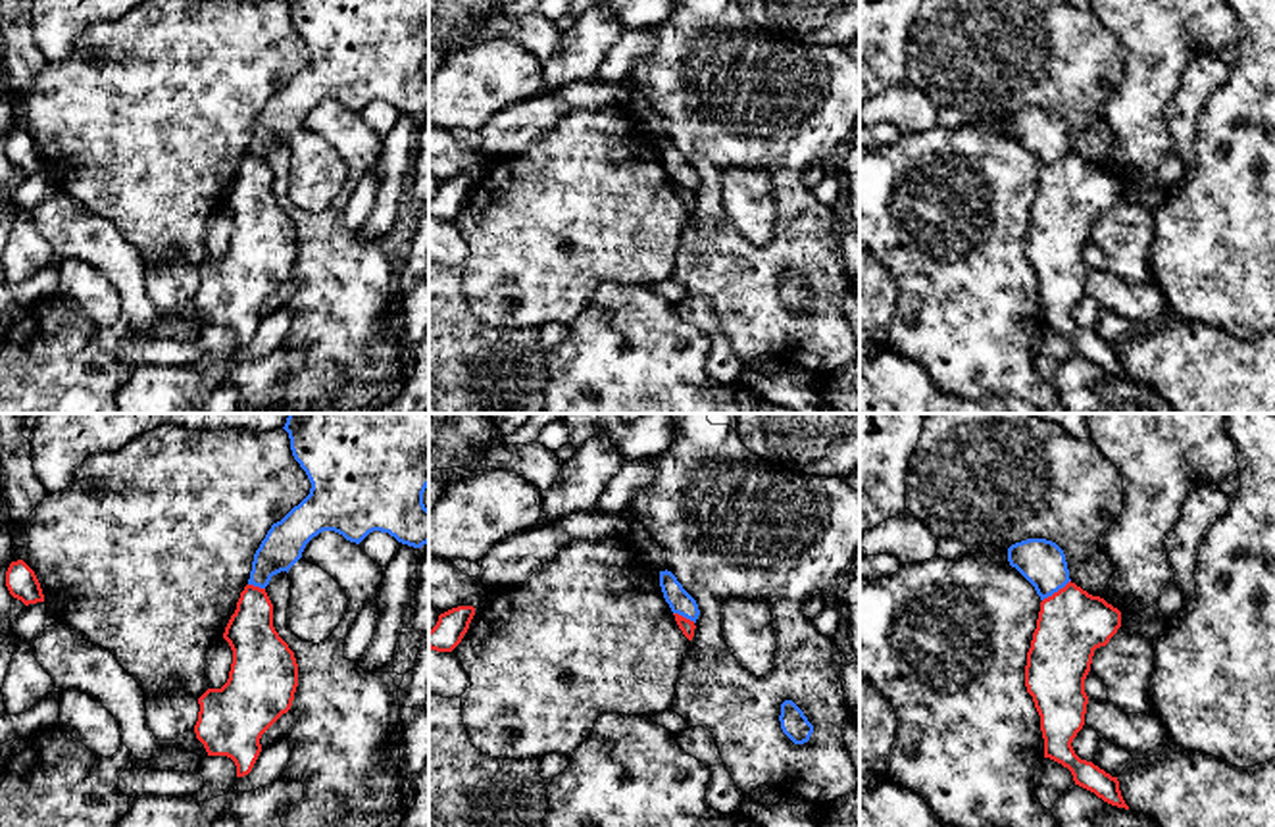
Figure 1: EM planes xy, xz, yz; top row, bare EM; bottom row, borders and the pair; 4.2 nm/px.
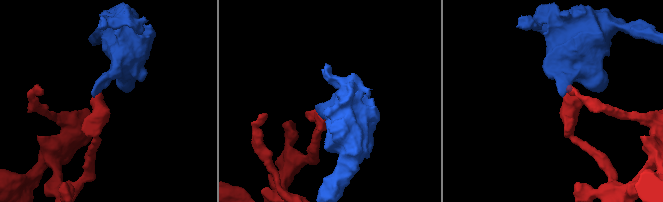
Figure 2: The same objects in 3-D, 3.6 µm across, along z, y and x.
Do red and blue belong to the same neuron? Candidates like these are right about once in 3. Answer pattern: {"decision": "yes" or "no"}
{"decision": "no"}

